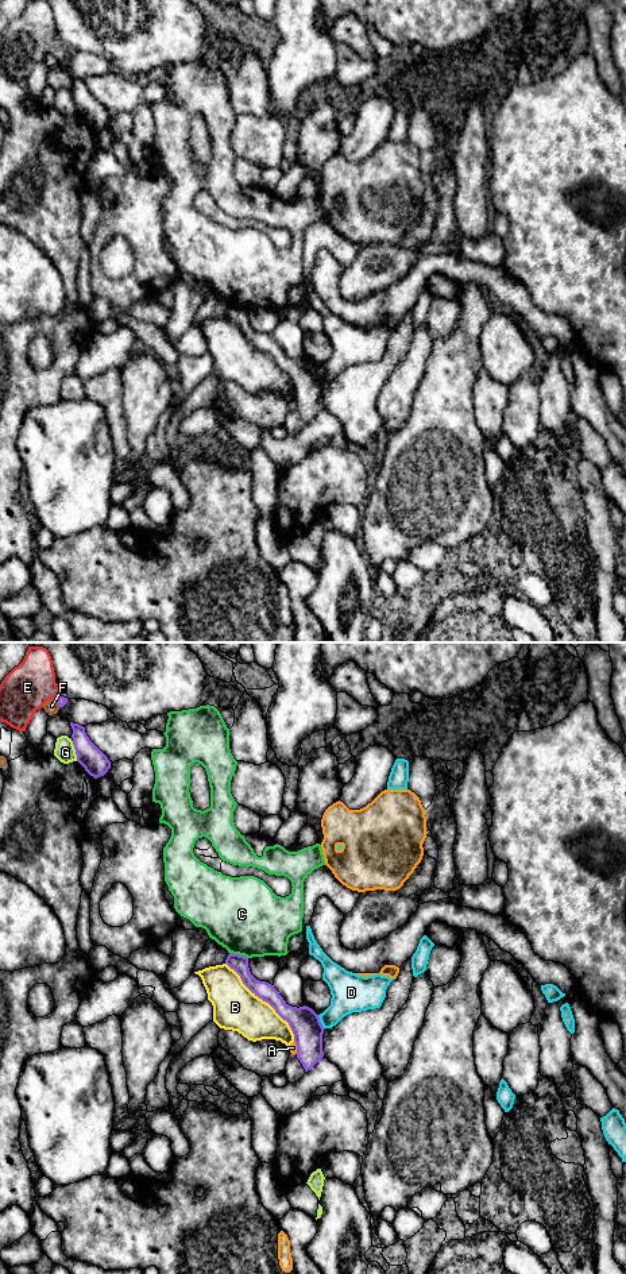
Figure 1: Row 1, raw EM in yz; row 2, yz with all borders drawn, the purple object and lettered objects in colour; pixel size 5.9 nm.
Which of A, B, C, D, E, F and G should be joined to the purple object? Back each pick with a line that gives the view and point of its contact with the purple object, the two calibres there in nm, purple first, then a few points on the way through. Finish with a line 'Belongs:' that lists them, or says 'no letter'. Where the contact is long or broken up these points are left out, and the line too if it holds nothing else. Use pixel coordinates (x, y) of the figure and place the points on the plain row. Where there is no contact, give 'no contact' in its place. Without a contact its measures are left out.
Belongs: no letter

